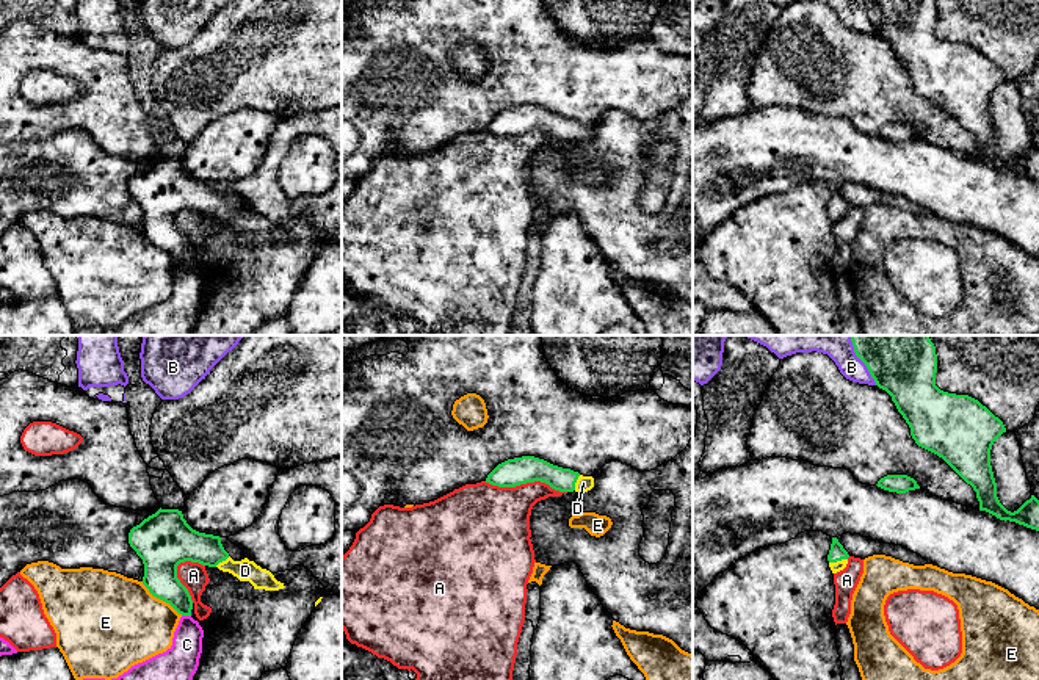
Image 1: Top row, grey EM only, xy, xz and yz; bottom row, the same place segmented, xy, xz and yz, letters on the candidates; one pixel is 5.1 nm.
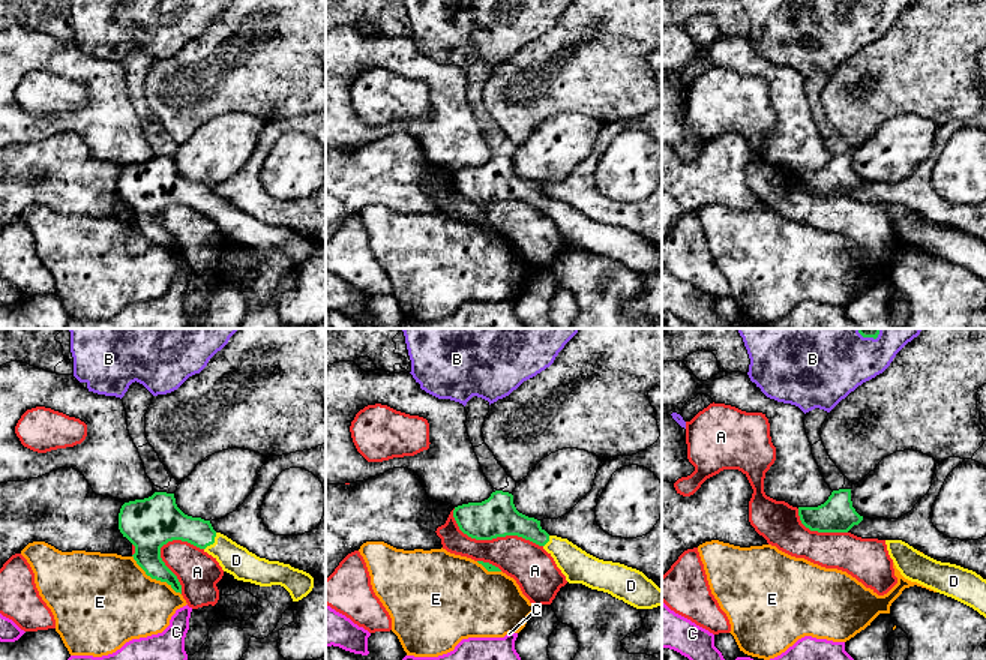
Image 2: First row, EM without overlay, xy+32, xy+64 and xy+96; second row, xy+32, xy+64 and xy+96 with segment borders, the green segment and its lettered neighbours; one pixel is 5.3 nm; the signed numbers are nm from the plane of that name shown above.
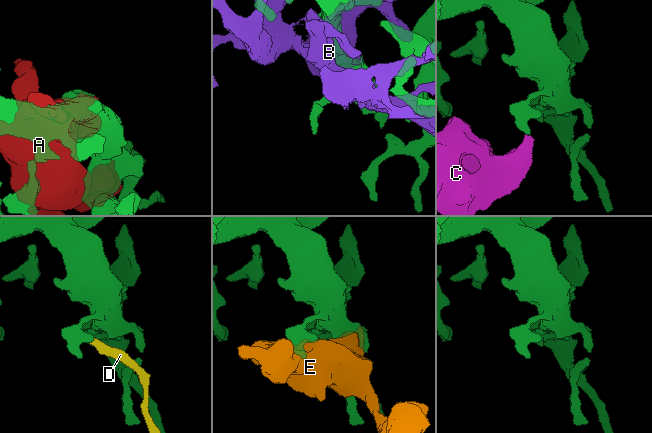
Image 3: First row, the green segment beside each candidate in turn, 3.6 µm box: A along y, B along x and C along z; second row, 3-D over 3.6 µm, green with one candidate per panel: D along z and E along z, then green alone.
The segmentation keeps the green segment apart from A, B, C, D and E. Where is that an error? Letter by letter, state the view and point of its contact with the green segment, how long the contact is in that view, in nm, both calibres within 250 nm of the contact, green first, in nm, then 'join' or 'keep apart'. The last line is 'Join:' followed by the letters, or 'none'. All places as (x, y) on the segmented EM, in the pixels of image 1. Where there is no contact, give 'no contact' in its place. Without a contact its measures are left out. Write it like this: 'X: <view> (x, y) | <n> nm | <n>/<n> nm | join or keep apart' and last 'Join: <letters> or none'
A: xz (525, 483) | 420 nm | 140/360 nm | keep apart
B: yz (861, 359) | 300 nm | 400/200 nm | keep apart
C: xy (187, 614) | 50 nm | 180/180 nm | keep apart
D: yz (837, 560) | 100 nm | 80/50 nm | join
E: xy (162, 599) | 280 nm | 220/440 nm | keep apart
Join: D

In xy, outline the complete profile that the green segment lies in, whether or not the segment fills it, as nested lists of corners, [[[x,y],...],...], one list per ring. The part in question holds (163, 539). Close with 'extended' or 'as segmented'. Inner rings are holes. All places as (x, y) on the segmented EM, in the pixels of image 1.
[[[160,508],[155,514],[149,515],[139,525],[130,530],[129,544],[143,559],[143,584],[154,597],[169,603],[182,616],[191,616],[193,609],[191,595],[177,578],[177,566],[185,561],[199,562],[208,567],[218,567],[223,572],[232,573],[240,581],[249,581],[254,589],[279,591],[285,588],[284,583],[277,581],[270,570],[262,569],[254,561],[249,561],[248,558],[234,561],[224,550],[219,536],[193,530],[179,509]]]; extended

